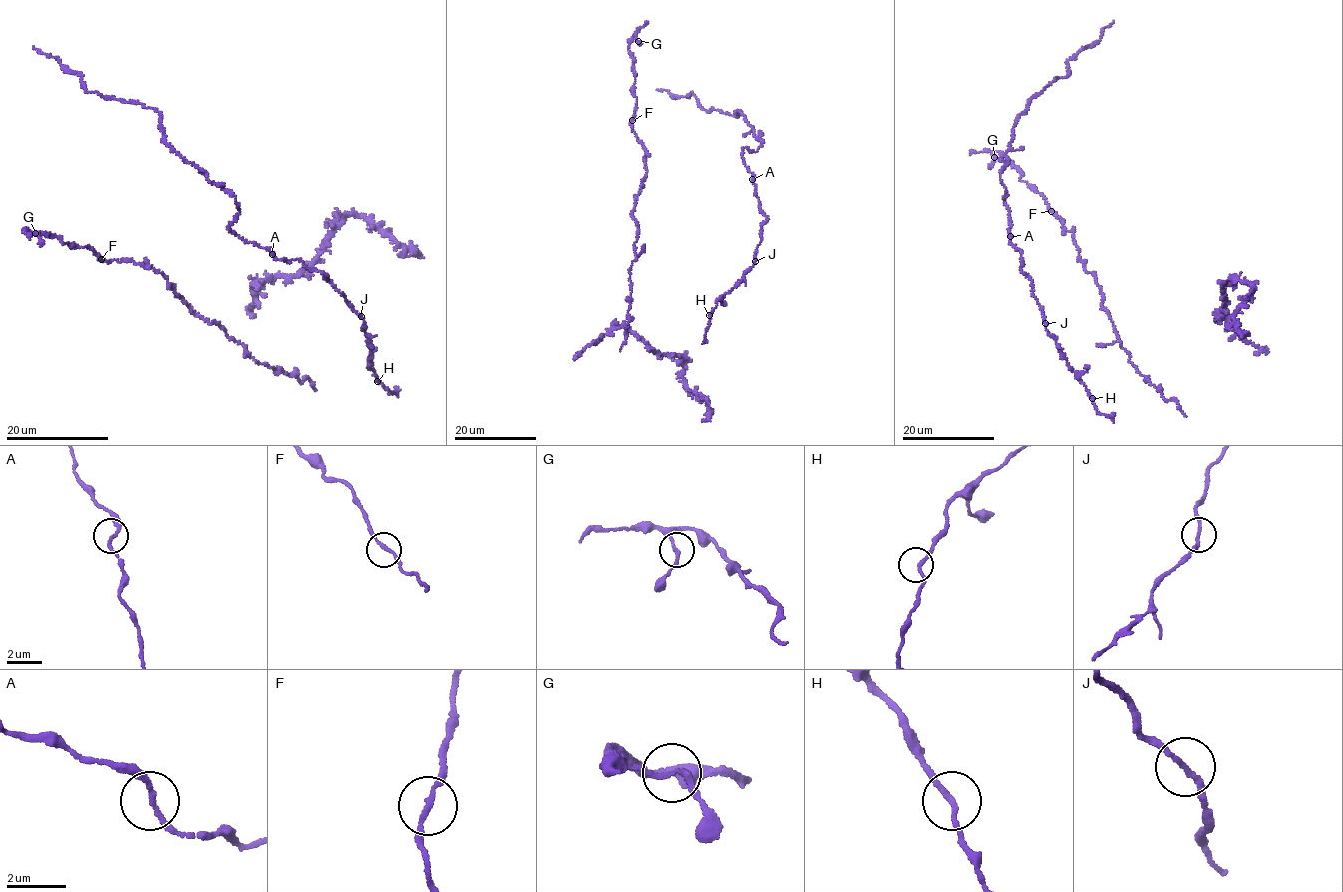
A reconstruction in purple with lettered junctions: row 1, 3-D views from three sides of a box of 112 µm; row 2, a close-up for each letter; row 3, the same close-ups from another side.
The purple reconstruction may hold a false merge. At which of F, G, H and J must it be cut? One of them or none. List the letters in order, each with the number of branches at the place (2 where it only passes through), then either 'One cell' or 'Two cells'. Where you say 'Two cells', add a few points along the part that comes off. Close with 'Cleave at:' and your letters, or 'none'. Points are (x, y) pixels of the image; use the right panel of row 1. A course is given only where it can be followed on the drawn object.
F: Branches: 2. One cell
G: Branches: 2. One cell
H: Branches: 2. One cell
J: Branches: 2. One cell
Cleave at: none

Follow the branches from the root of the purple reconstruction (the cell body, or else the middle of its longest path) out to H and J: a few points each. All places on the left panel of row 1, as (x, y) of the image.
H: (371, 356), (369, 367), (377, 381)
J: (371, 356), (370, 338), (363, 330), (361, 316)

